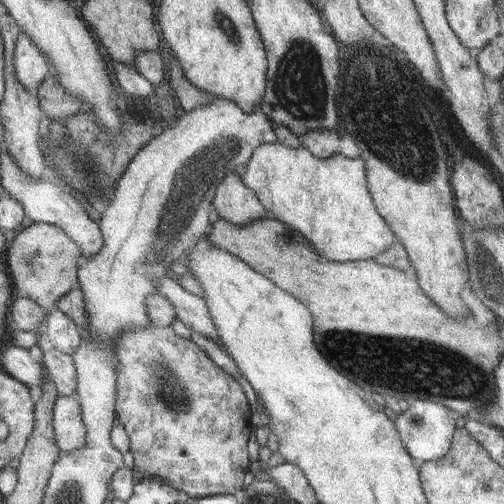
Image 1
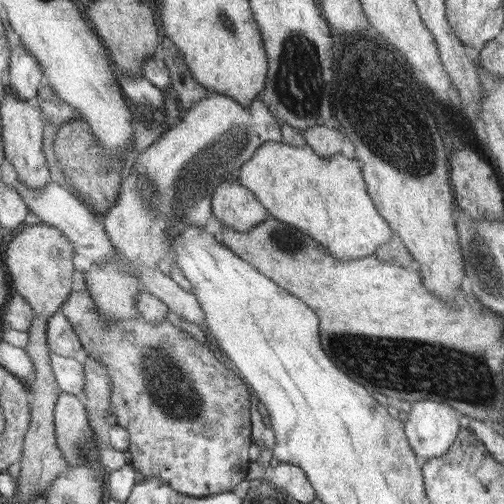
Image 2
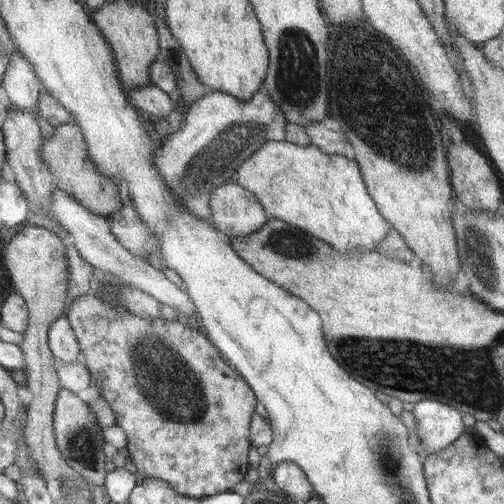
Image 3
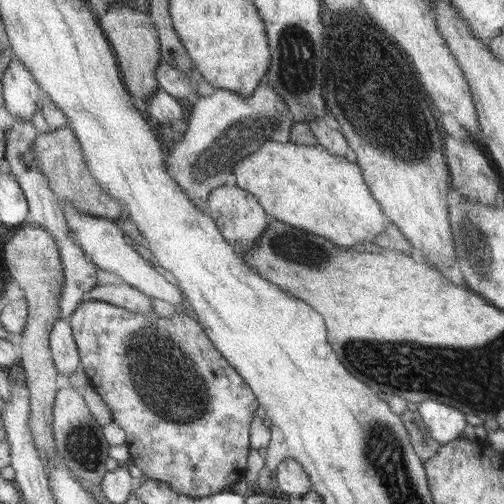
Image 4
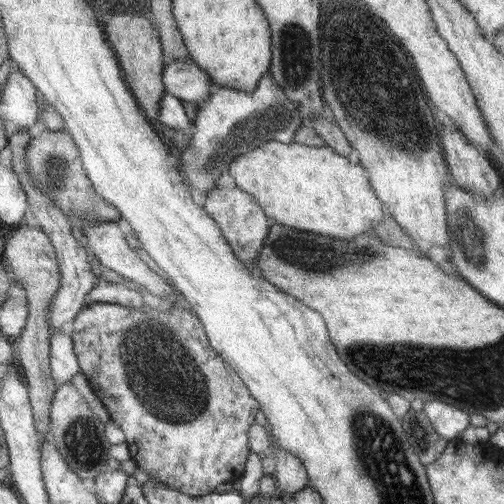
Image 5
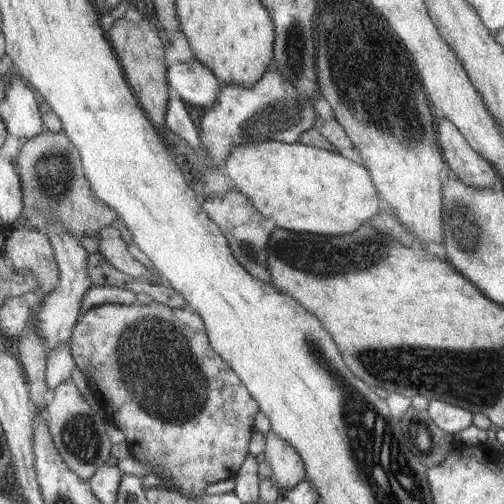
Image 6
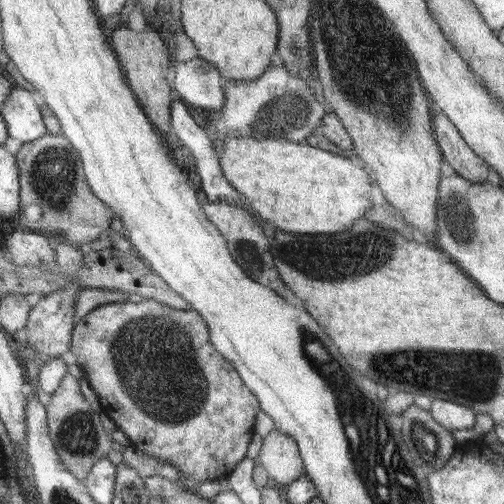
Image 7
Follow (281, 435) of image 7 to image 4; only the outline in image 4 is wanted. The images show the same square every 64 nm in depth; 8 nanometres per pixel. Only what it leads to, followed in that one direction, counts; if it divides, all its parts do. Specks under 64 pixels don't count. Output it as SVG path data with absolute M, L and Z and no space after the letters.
M285 460L279 468L277 468L277 472L275 472L275 480L277 480L277 484L279 484L279 490L285 494L285 496L289 496L289 498L293 498L295 502L299 500L299 498L305 498L311 490L313 490L313 484L311 484L311 478L309 478L309 474L305 472L305 468L297 462L297 460Z

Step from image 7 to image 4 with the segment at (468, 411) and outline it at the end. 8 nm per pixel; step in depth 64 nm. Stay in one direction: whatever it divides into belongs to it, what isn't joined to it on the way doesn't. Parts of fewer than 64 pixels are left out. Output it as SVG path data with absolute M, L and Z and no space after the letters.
M421 402L417 414L423 418L425 426L429 428L431 438L441 442L441 446L461 438L461 434L467 428L465 414L441 402Z

